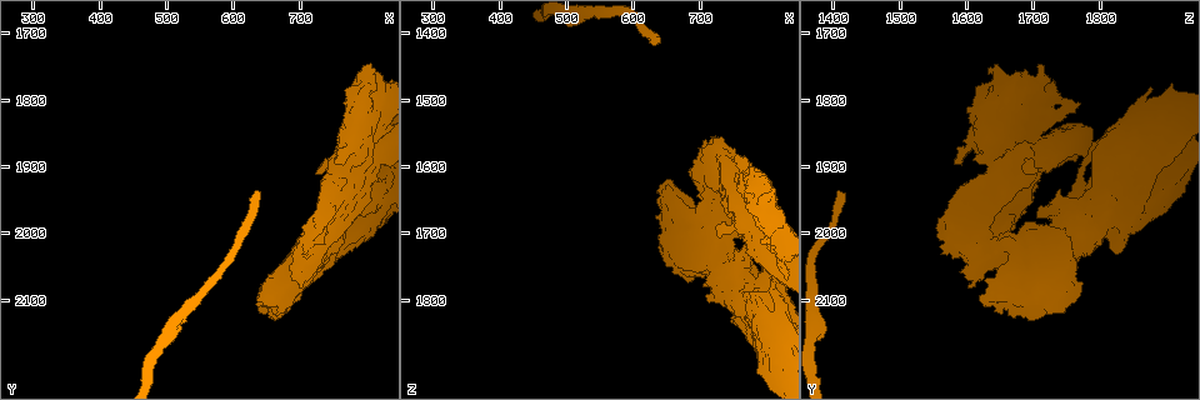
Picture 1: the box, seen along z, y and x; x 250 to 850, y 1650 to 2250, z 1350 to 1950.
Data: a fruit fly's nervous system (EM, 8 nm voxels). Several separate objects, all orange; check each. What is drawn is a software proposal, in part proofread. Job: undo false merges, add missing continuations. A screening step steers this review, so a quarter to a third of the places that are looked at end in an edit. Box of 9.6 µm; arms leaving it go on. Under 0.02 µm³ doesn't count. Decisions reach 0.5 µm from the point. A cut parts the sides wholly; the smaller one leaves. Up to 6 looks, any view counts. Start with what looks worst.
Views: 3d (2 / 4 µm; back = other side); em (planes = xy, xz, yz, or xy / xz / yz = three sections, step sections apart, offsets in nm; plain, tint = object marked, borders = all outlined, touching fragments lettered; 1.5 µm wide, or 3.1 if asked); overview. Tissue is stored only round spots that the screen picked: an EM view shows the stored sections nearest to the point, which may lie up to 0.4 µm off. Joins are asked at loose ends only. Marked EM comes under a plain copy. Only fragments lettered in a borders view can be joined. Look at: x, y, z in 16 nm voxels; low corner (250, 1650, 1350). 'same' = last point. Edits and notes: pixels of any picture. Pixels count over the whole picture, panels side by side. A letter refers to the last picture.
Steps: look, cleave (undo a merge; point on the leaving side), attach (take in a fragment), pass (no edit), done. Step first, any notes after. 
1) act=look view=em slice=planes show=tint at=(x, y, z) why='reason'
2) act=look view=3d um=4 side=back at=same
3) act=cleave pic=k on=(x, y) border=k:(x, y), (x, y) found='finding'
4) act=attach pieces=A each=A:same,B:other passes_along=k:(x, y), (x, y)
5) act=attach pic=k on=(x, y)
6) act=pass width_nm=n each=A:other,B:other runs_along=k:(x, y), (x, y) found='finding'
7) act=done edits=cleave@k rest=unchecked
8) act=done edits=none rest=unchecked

act=look view=3d um=2 at=(635, 1940, 1410) why='end of a long branch'

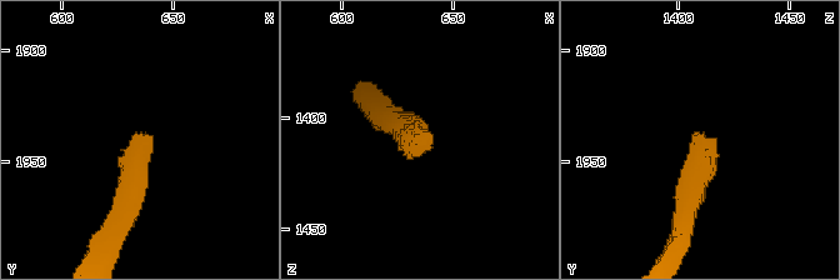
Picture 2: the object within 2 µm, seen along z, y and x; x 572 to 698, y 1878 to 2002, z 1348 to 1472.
act=look view=em slice=planes show=borders at=(636, 1938, 1409) why='shape alone is not enough'

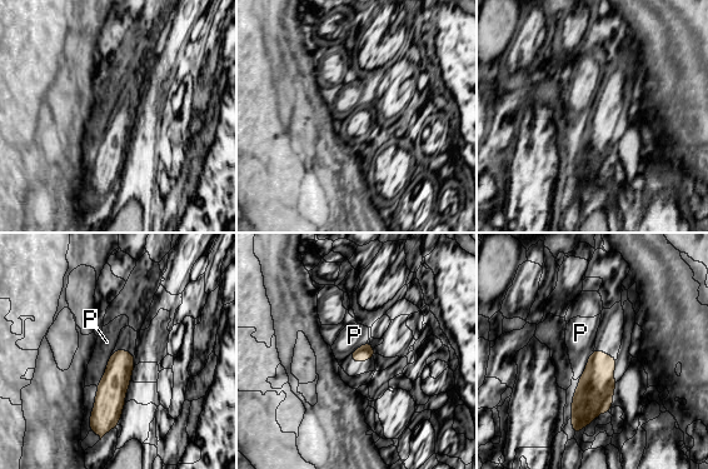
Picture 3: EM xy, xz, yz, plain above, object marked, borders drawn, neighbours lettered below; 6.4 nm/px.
act=pass each=P:other border=3:(111, 355), (105, 373), (96, 385) found='none of them fits'

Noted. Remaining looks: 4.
act=look view=em slice=yz step=4 show=borders at=(810, 1760, 1630) why='branch stops here'

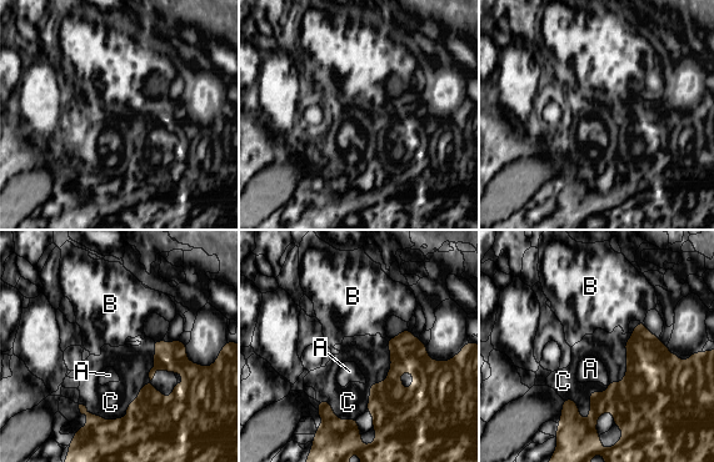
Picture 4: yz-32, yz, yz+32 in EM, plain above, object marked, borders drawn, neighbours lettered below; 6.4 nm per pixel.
act=look view=em slice=planes show=borders at=same why='another direction'

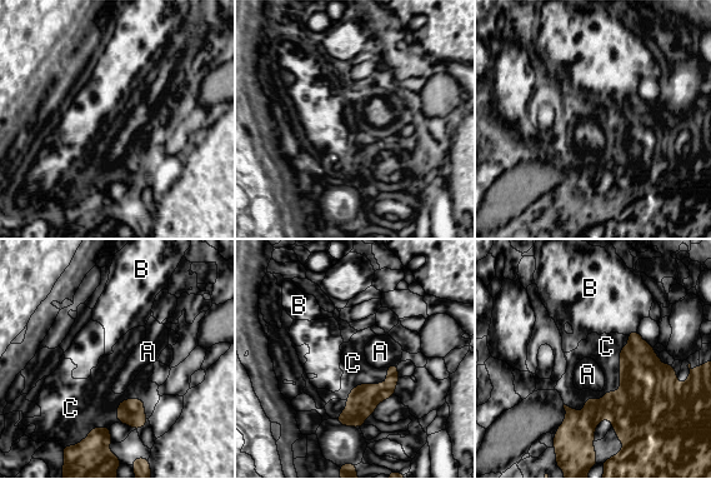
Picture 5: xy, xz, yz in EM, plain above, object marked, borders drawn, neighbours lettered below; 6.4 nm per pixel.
act=pass each=A:other,B:other,C:other border=5:(397, 363), (385, 367) found='none of them fits'

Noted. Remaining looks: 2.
act=done edits=none rest=unchecked

